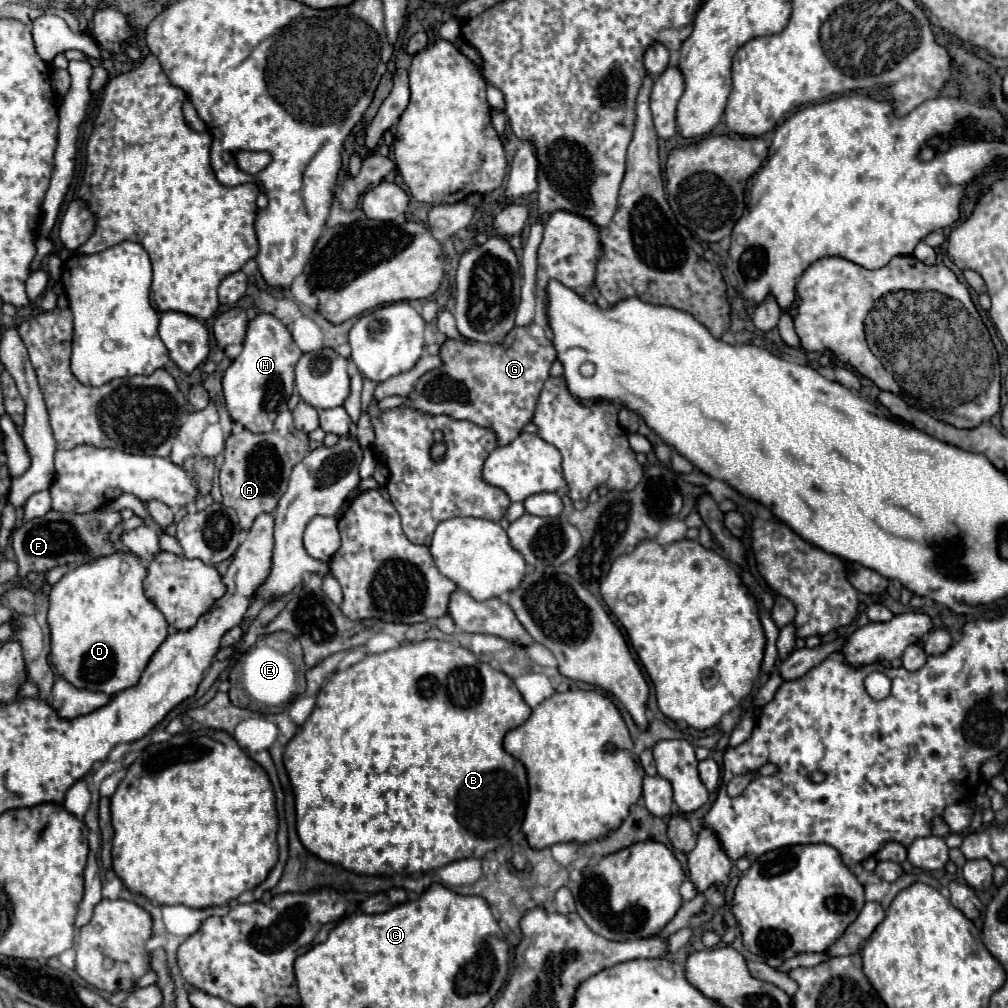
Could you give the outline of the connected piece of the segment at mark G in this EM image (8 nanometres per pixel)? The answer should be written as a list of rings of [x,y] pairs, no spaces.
[[[531,322],[527,326],[515,326],[501,344],[447,338],[439,346],[439,358],[441,366],[425,372],[407,394],[411,408],[429,416],[447,414],[453,420],[473,422],[495,432],[499,446],[507,446],[531,422],[557,350],[549,334]]]

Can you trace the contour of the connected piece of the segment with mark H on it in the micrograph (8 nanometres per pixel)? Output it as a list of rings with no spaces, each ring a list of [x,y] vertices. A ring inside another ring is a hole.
[[[255,314],[247,324],[243,352],[231,362],[223,376],[223,394],[231,418],[251,432],[269,432],[275,416],[287,408],[287,400],[293,394],[293,368],[301,354],[281,320],[273,314]]]

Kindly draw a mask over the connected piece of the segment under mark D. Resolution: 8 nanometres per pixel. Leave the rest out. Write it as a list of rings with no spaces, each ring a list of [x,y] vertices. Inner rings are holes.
[[[131,552],[103,556],[95,564],[83,564],[69,570],[49,592],[49,630],[51,630],[51,662],[55,672],[79,690],[103,692],[115,696],[125,688],[137,686],[149,658],[167,638],[167,620],[145,598],[143,580],[147,570]]]

